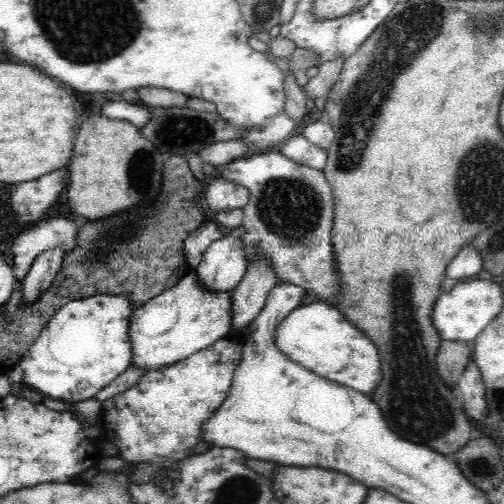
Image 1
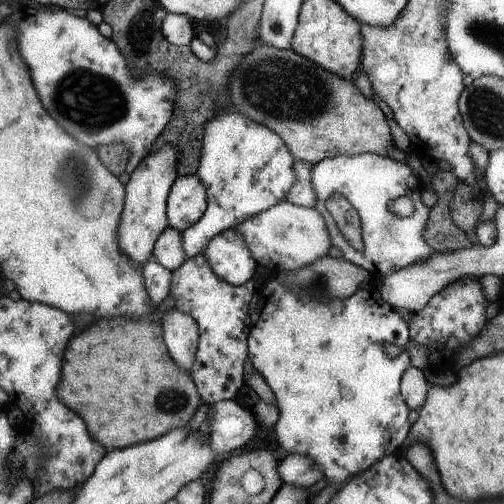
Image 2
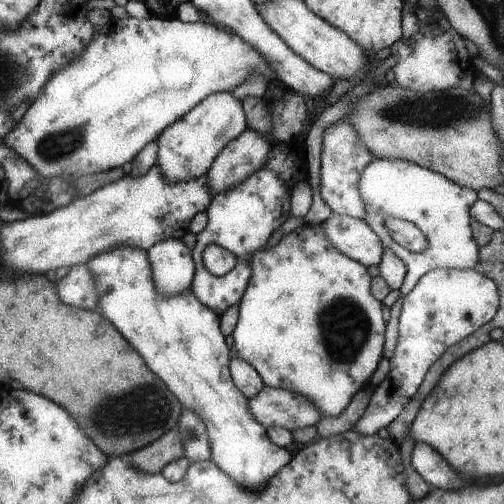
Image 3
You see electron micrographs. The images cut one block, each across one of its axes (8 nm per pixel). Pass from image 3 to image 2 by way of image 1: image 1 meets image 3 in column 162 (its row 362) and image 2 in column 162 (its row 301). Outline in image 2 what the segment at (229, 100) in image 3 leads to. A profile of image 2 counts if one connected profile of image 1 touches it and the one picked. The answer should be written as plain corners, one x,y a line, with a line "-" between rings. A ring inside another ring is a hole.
163,148
131,170
129,182
125,184
125,200
123,200
123,212
117,224
117,248
123,256
127,256
135,266
143,266
151,254
153,244
159,238
159,234
167,228
167,196
171,190
171,184
177,178
175,172
175,150

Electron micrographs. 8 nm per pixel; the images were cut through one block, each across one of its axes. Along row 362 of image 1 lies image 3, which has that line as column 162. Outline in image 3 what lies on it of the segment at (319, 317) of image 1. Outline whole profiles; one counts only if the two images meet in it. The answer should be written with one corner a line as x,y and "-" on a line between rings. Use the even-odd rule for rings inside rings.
117,246
91,258
87,268
99,292
97,306
137,350
147,368
165,382
183,410
195,412
203,420
211,448
209,460
217,464
233,484
249,492
259,492
277,470
291,462
291,456
269,440
267,428
253,418
247,406
249,400
237,390
229,372
233,350
225,346
225,336
219,332
219,314
201,304
191,288
177,296
163,298
155,290
149,264
145,250
129,246

